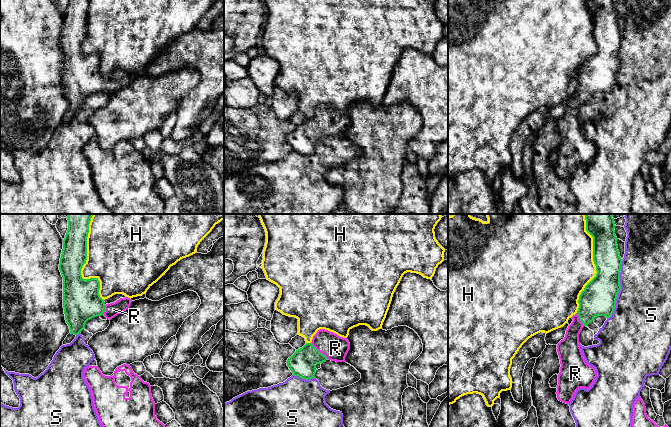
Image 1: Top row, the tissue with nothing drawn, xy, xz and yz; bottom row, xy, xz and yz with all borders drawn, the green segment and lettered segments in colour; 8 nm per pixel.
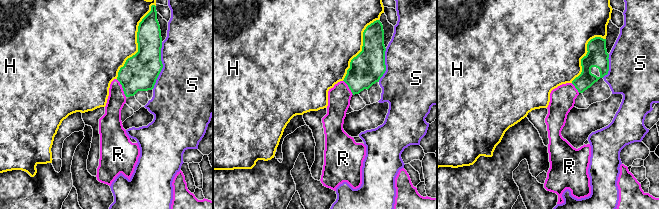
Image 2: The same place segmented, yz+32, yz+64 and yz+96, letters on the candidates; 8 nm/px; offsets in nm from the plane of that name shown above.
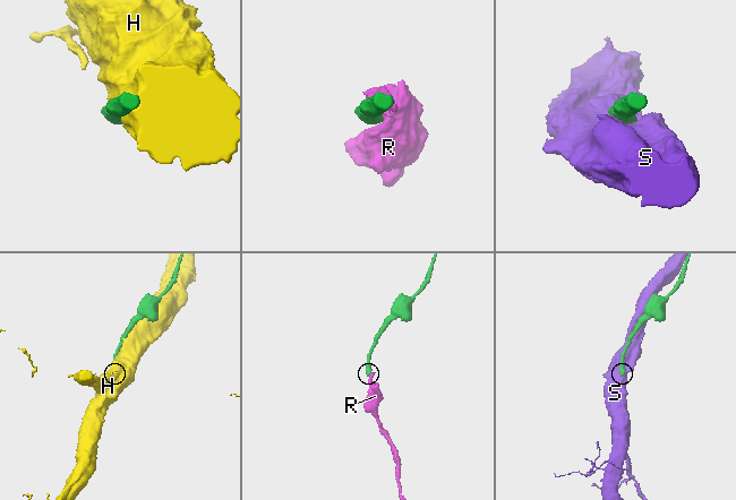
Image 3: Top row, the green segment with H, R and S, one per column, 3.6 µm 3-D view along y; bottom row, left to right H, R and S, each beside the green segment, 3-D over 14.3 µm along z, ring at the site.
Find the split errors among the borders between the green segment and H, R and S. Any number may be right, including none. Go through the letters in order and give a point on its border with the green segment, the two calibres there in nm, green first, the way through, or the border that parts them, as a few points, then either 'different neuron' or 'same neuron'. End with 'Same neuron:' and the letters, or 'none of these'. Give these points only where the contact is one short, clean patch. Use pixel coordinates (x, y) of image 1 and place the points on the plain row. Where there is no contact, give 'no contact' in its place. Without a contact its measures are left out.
H: contact xy (81, 44); calibres 300 and 380 nm; different neuron
R: contact xz (318, 127); calibres 220 and 200 nm; way xz (302, 139), (311, 130), (318, 127), (322, 124), (335, 124); same neuron
S: contact yz (619, 66); calibres 280 and 440 nm; different neuron
Same neuron: R

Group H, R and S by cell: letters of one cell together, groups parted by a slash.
H / R / S

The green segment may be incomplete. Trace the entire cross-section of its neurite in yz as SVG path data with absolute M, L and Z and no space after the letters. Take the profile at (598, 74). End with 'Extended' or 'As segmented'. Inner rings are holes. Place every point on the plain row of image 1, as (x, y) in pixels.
M586 0L586 7L593 13L593 37L596 42L596 52L585 62L584 66L579 72L579 84L575 91L571 94L572 99L568 102L566 110L563 116L557 120L557 128L560 135L560 149L558 151L557 161L557 174L559 177L569 180L573 175L576 167L579 164L589 165L594 159L597 149L594 143L586 139L581 124L579 122L579 110L584 102L587 102L597 92L605 92L607 95L610 94L616 83L616 75L621 65L620 61L620 48L622 35L617 21L617 13L615 11L615 0Z. Extended

